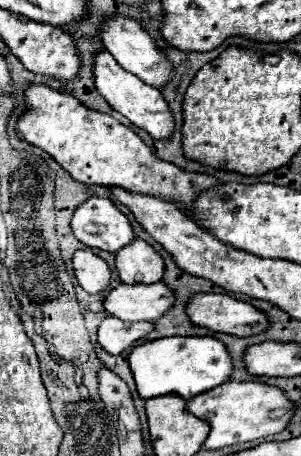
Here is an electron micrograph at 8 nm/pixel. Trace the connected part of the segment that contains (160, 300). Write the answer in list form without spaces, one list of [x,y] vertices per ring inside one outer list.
[[[166,283],[120,285],[106,295],[106,313],[122,321],[158,321],[174,305],[174,291]]]

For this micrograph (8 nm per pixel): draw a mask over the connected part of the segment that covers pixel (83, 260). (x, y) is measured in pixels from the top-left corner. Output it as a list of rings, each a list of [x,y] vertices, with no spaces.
[[[92,249],[76,251],[76,257],[72,259],[72,263],[74,263],[74,275],[84,291],[100,293],[110,285],[110,279],[112,279],[110,267],[104,259],[92,253]]]

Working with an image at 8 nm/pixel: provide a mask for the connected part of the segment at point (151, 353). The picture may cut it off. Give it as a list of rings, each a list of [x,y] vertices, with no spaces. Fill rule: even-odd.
[[[210,335],[204,337],[164,337],[148,341],[132,349],[128,357],[134,373],[136,389],[142,399],[152,399],[168,393],[178,393],[184,399],[192,399],[198,393],[210,391],[232,377],[232,357],[226,345]]]

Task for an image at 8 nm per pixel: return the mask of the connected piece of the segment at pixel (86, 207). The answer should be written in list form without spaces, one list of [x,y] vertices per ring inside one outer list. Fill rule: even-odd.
[[[92,197],[84,201],[74,211],[72,231],[86,247],[110,253],[118,253],[136,239],[128,217],[106,197]]]

